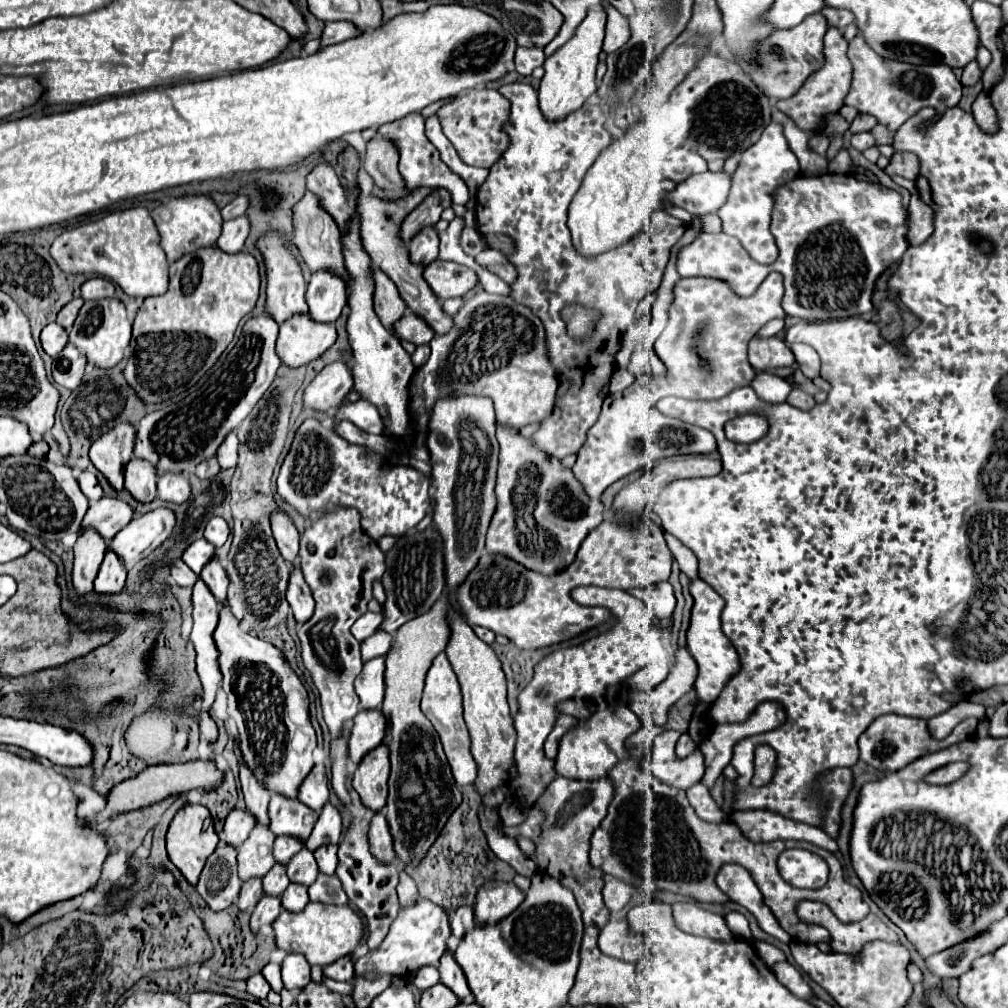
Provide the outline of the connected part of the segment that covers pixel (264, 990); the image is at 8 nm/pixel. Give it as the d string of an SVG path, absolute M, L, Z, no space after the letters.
M255 973L253 977L247 979L247 993L249 995L253 995L257 999L265 999L269 991L271 991L271 987L267 985L267 981L265 981L265 977L261 973Z

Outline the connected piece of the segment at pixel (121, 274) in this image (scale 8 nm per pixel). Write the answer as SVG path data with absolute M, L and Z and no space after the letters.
M145 207L109 213L99 221L65 229L49 247L49 255L67 275L97 275L119 285L137 298L163 295L167 291L167 261L159 245L159 233Z

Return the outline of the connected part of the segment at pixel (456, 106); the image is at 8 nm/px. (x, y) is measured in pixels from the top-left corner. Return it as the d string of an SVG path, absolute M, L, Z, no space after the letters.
M485 87L453 97L437 111L437 117L443 127L443 133L453 143L461 161L473 167L489 169L505 153L509 145L509 139L503 133L507 113L509 113L509 101L499 91Z

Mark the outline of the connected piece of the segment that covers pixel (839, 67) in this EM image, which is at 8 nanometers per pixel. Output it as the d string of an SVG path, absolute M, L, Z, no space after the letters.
M829 27L827 35L825 35L823 53L825 53L825 65L819 71L815 71L809 77L809 81L793 97L777 101L777 109L783 111L787 117L791 117L793 123L803 131L815 131L819 127L819 121L823 121L823 117L827 117L827 113L837 111L843 105L843 99L851 87L853 69L851 69L851 61L847 57L847 41L839 29Z

